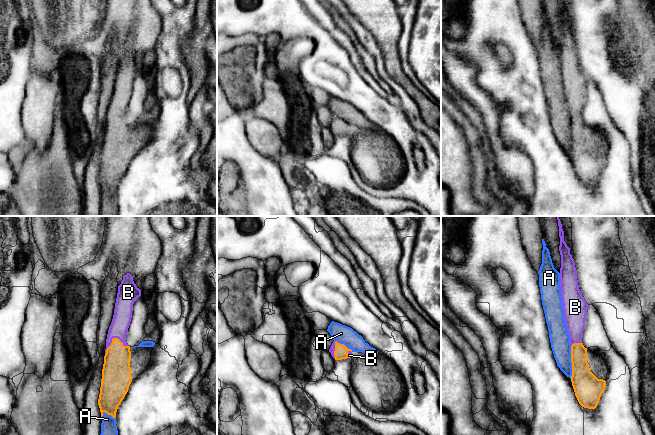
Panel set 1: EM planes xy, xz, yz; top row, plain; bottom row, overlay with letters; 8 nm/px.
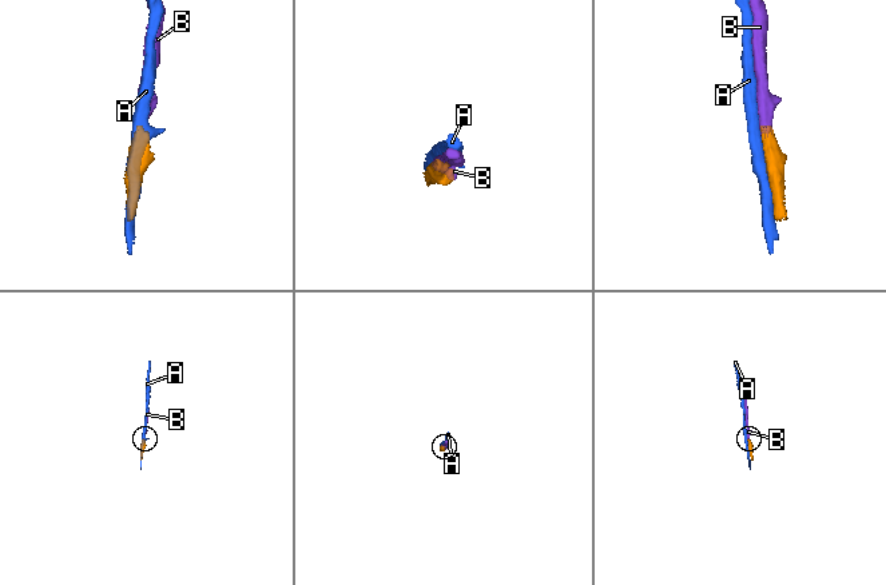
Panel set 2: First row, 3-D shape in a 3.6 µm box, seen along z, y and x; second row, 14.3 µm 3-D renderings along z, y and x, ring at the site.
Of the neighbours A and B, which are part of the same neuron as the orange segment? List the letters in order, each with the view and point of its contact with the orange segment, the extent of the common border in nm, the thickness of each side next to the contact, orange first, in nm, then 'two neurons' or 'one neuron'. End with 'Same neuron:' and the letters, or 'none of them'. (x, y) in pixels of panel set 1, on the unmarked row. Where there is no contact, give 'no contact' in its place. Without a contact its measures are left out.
A: meets orange in yz at (571, 137); contact 260 nm long; 220 nm thick on the orange side, 160 nm on the other; two neurons
B: meets orange in xy at (112, 115); contact 200 nm long; 220 nm thick on the orange side, 150 nm on the other; one neuron
Same neuron: B

